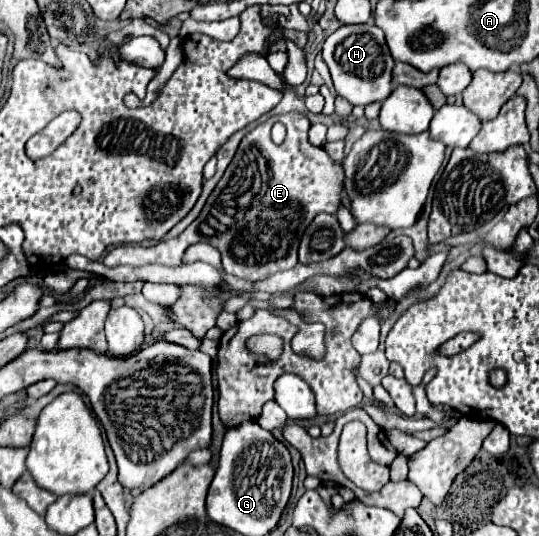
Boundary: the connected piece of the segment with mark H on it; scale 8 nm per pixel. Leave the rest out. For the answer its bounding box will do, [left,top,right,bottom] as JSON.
[323,22,393,106]

